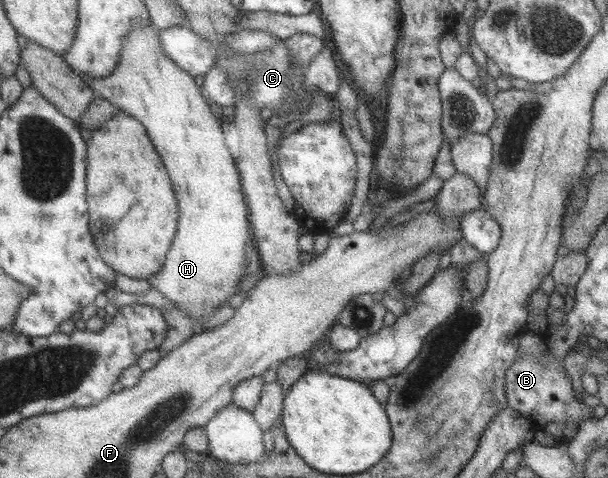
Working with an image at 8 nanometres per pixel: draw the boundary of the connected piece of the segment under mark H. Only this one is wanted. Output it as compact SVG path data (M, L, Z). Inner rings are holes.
M153 24L149 27L135 27L127 33L127 39L124 41L124 47L122 50L122 55L120 61L117 63L115 70L108 75L107 77L100 76L99 78L91 78L83 72L77 73L81 79L86 82L86 84L92 89L96 98L103 98L111 102L113 105L117 105L121 111L126 112L136 118L147 131L147 136L151 139L153 146L157 149L159 156L162 158L163 164L169 173L173 190L175 191L175 196L179 200L179 218L177 225L177 234L172 240L169 252L166 254L166 259L164 262L164 267L152 275L148 281L151 286L154 286L165 298L168 298L171 302L174 302L174 306L177 309L183 310L185 314L188 314L189 318L194 321L194 332L200 333L202 330L195 328L196 322L204 322L208 316L212 316L216 310L221 306L225 305L226 302L235 303L236 295L239 292L239 284L243 280L243 276L246 275L246 255L245 250L247 250L247 241L249 240L249 232L251 232L250 222L248 219L248 206L245 200L245 195L243 192L241 175L236 163L236 160L231 157L229 153L229 147L224 143L224 134L222 131L222 126L217 121L213 112L209 109L209 102L202 96L202 87L197 86L195 79L187 71L180 69L179 66L175 64L170 59L170 56L167 56L160 46L159 40L159 31L155 29Z

